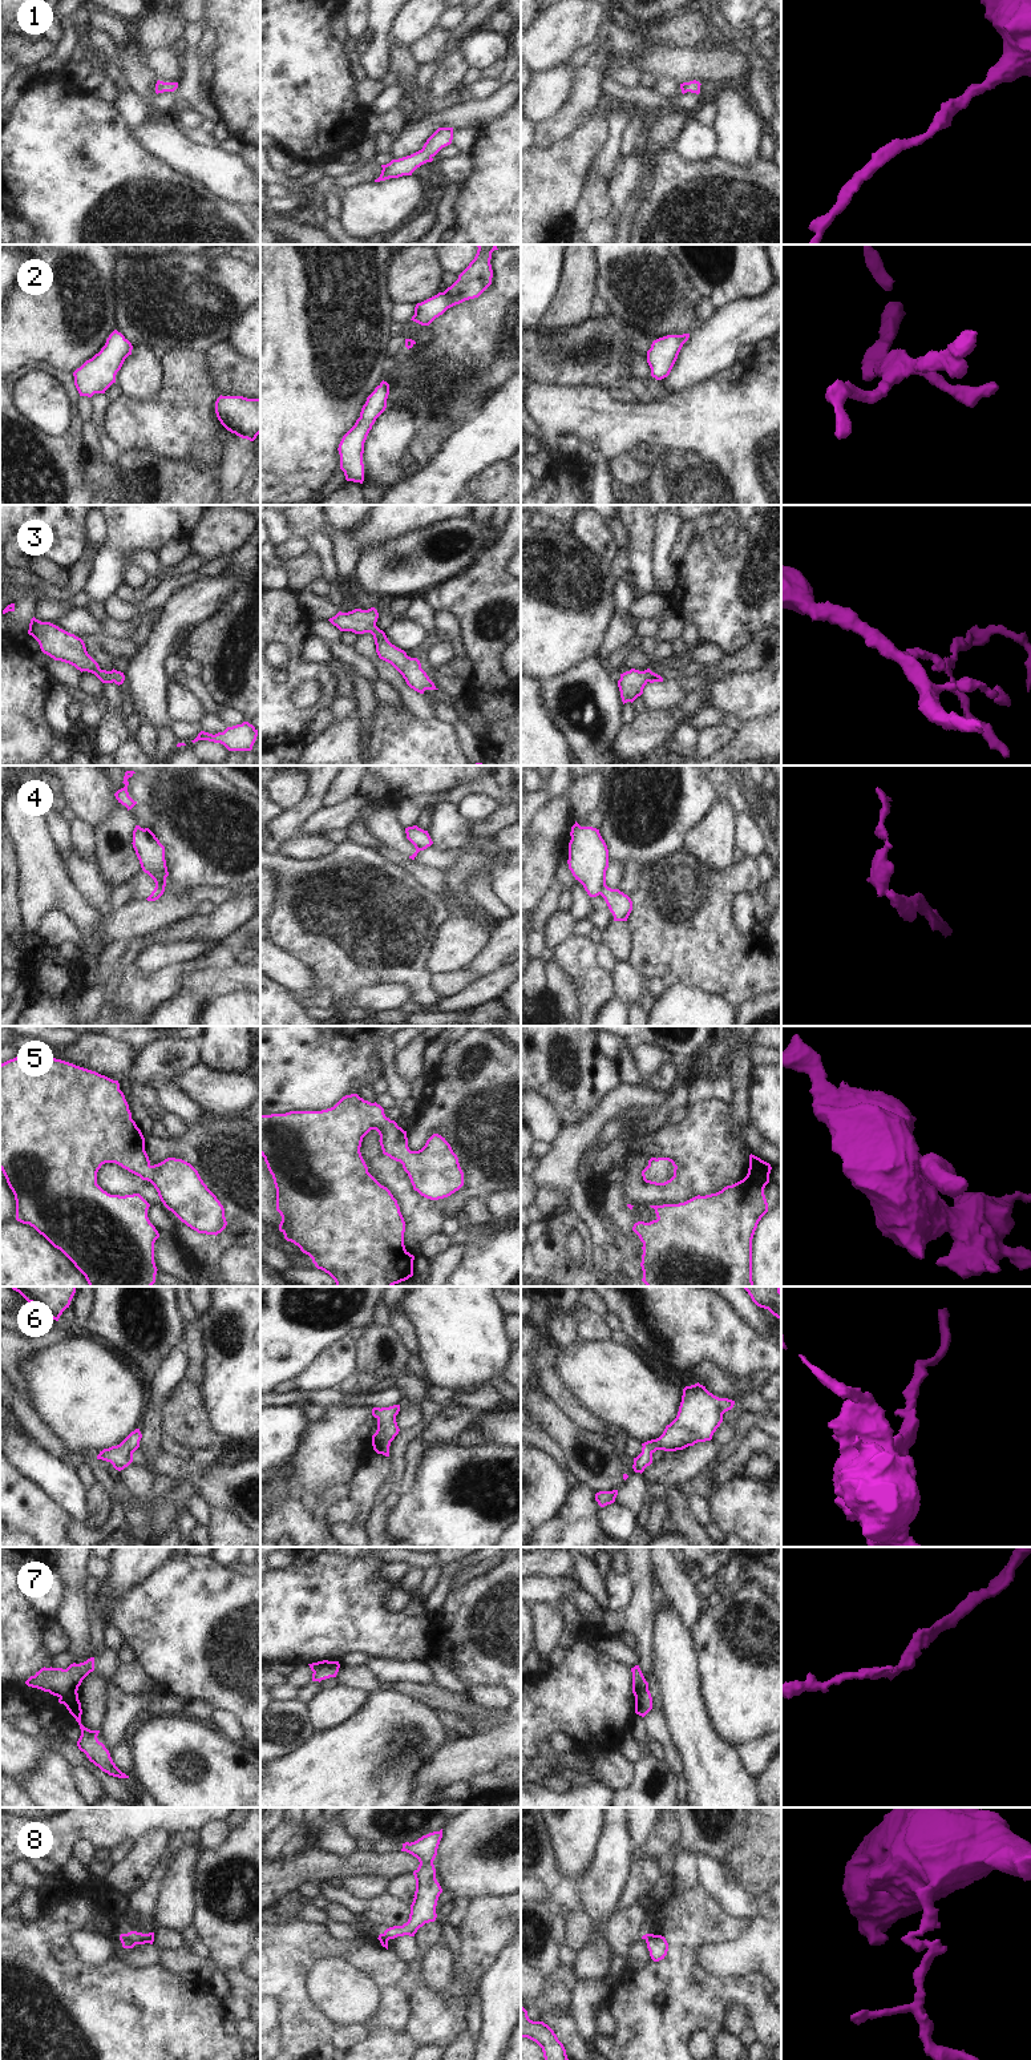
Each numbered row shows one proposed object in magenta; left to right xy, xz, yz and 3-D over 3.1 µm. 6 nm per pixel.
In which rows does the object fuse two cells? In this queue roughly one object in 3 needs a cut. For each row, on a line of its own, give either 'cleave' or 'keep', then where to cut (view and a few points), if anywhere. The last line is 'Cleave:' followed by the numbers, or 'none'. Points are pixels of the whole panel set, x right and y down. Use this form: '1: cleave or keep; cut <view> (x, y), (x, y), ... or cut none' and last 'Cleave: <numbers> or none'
1: keep; cut none
2: keep; cut none
3: keep; cut none
4: cleave; cut yz (605, 884), (601, 895)
5: keep; cut none
6: keep; cut none
7: cleave; cut xy (76, 1691), (60, 1697)
8: cleave; cut xy (124, 1934), (134, 1945)
Cleave: 4, 7, 8

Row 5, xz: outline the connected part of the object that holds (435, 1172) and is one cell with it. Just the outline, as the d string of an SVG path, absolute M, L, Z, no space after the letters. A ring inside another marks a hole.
M357 1094L345 1095L333 1107L322 1111L260 1115L260 1155L276 1188L276 1211L282 1216L279 1231L308 1255L318 1269L328 1273L336 1287L393 1287L413 1276L415 1256L404 1245L405 1221L397 1200L368 1172L360 1152L363 1138L371 1130L379 1132L383 1154L403 1164L413 1189L421 1196L438 1200L464 1185L458 1158L445 1138L433 1134L421 1150L411 1151L407 1131L387 1118L380 1104Z

